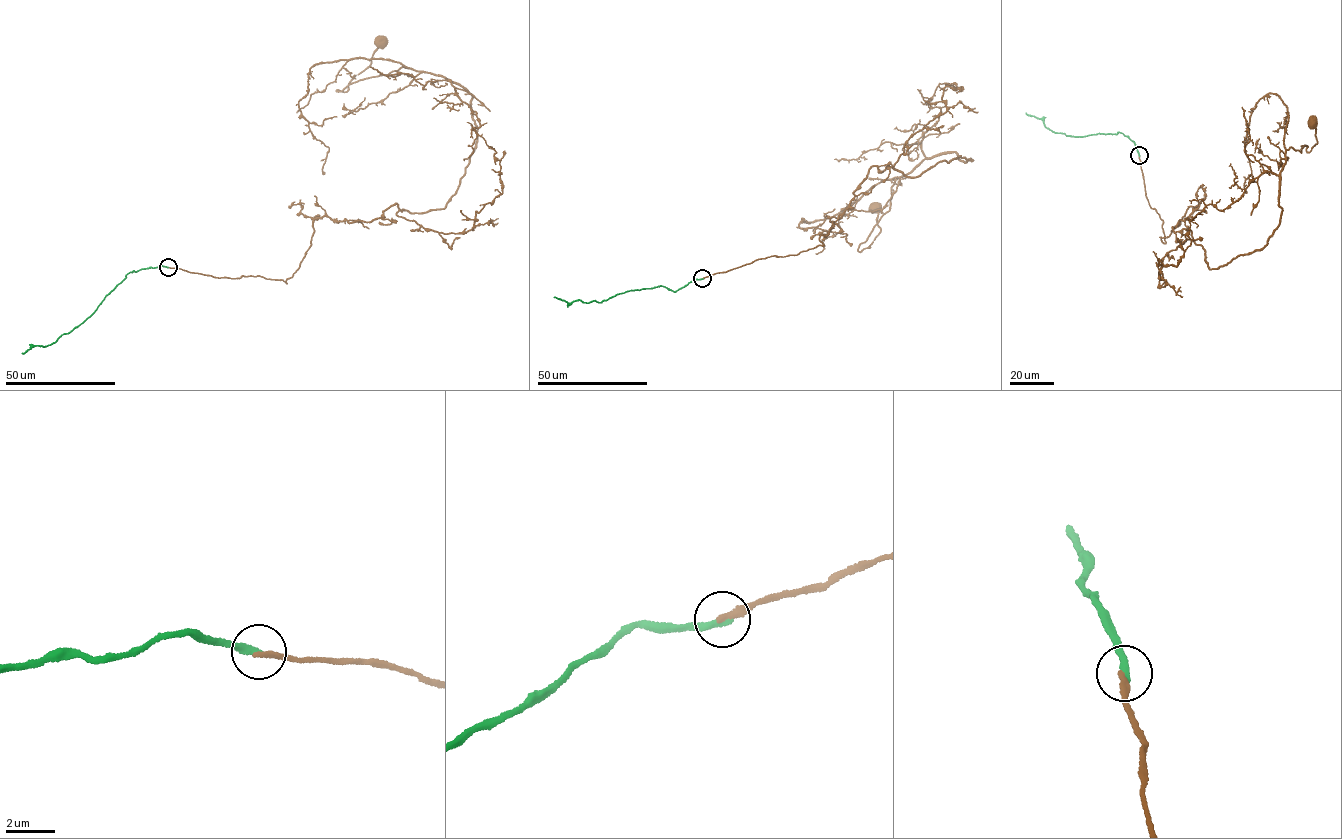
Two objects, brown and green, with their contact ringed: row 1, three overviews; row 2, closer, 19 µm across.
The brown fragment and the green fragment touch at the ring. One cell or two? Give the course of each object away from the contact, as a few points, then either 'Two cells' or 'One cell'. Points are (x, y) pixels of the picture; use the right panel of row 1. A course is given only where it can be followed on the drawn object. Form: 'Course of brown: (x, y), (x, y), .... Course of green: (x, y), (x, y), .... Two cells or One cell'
Course of brown: (1139, 155), (1162, 241), (1193, 206), (1172, 227), (1211, 270), (1266, 244), (1284, 155), (1311, 151), (1314, 121). Course of green: (1139, 155), (1133, 141), (1119, 132), (1066, 135), (1055, 133), (1041, 118), (1025, 112). Two cells

